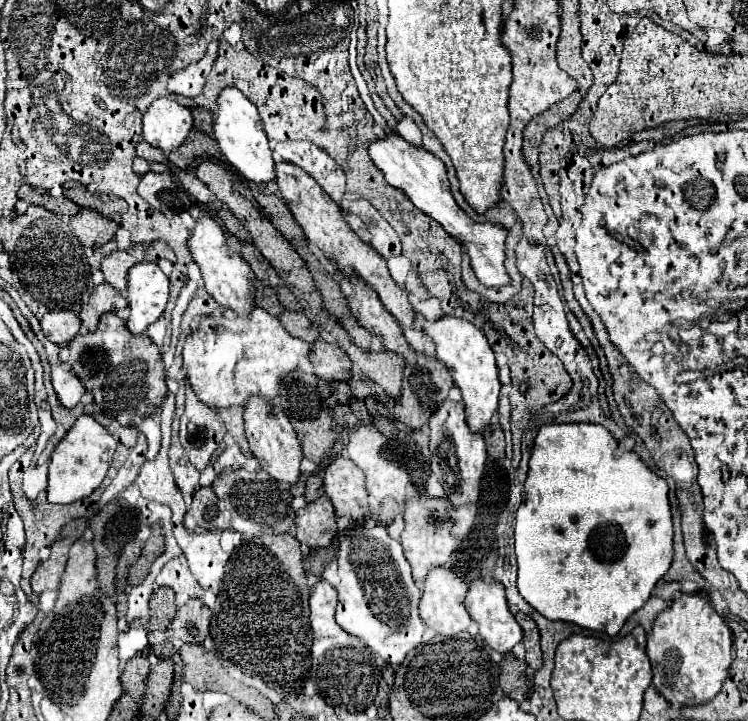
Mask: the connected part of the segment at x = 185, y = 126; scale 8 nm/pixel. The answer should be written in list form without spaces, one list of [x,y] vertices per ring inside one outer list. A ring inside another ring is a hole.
[[[162,97],[156,99],[144,113],[142,135],[150,145],[170,153],[188,139],[192,127],[192,111],[174,99]]]

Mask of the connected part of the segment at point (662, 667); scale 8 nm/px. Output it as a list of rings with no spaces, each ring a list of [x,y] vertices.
[[[682,593],[670,609],[656,617],[646,653],[652,661],[652,685],[668,701],[678,705],[704,705],[722,689],[732,663],[732,633],[724,619],[712,609],[706,593]]]

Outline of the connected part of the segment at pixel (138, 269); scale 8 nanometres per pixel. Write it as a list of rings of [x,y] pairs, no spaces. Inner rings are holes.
[[[138,263],[138,265],[134,265],[134,269],[130,269],[130,273],[128,273],[128,303],[130,303],[128,309],[130,309],[130,317],[128,317],[126,325],[134,335],[144,333],[148,325],[158,321],[158,317],[166,309],[168,291],[170,291],[170,281],[160,271],[160,267],[156,263]]]

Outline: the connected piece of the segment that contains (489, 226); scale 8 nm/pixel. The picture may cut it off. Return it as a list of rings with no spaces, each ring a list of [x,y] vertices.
[[[386,133],[384,137],[372,141],[368,145],[368,155],[372,163],[384,173],[384,179],[390,187],[402,191],[416,209],[424,215],[438,221],[452,237],[462,241],[468,247],[468,255],[472,259],[472,269],[480,283],[486,287],[502,287],[510,283],[510,277],[504,267],[504,243],[506,243],[506,229],[494,223],[474,223],[454,201],[446,177],[444,163],[434,157],[424,147],[414,147],[404,141],[398,133]]]

